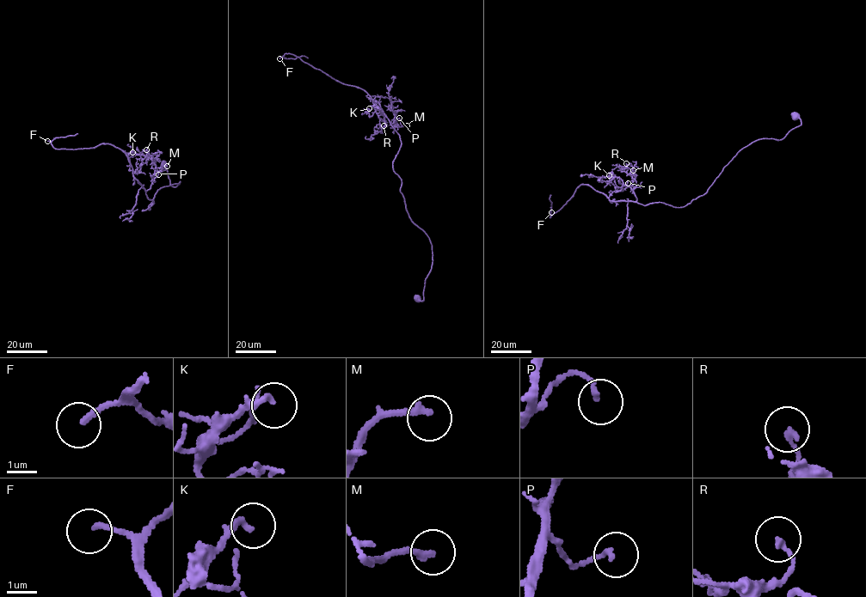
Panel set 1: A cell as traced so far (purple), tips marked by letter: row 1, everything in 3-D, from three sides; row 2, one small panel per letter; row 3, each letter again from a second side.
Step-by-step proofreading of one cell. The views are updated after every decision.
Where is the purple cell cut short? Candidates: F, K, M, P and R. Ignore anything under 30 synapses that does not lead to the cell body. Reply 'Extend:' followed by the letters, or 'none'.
Extend: F, M

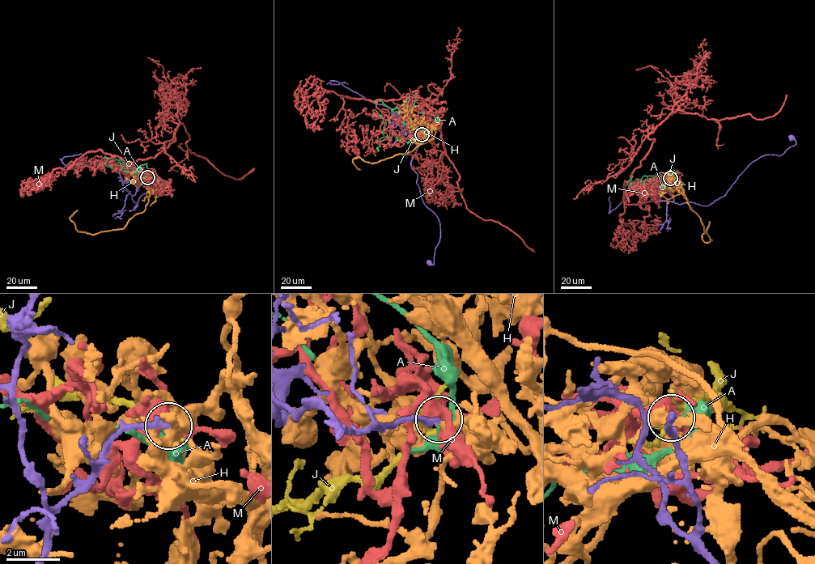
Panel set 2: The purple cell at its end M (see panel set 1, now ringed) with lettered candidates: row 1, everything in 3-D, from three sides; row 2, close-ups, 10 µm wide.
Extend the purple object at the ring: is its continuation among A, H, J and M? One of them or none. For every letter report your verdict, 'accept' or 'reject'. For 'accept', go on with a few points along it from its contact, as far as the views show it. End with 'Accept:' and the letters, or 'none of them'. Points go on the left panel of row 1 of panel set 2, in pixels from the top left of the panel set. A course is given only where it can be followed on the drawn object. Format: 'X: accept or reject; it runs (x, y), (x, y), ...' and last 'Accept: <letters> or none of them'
A: reject
H: reject
J: reject
M: reject
Accept: none of them

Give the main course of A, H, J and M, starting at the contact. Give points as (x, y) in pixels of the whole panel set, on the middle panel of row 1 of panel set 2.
A: (421, 134), (422, 131), (405, 114), (396, 108), (392, 109), (407, 99), (413, 110), (439, 120)
H: (420, 134), (418, 126), (426, 135), (426, 142), (407, 154), (377, 163), (354, 159), (352, 162), (360, 170)
J: (421, 134), (410, 140), (396, 139)
M: (422, 134), (414, 126), (423, 112), (403, 97), (441, 122), (466, 206), (534, 252)

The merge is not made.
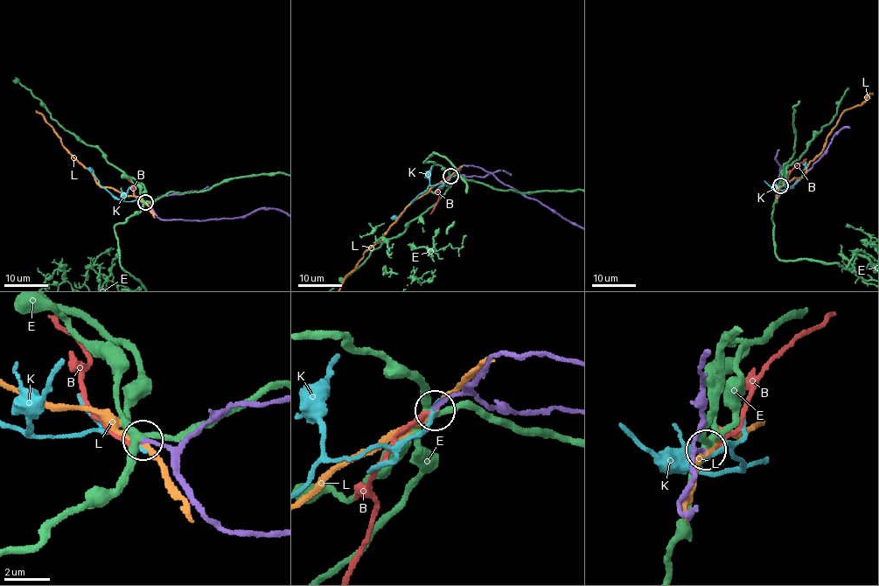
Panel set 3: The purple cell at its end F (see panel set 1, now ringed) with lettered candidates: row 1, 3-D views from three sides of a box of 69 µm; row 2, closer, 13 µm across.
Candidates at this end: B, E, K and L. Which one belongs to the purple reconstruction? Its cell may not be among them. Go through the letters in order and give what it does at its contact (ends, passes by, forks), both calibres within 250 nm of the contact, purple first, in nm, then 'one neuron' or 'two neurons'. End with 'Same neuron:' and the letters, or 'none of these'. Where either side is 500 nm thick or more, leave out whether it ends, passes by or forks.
B: it ends there; 170 nm thick on the purple side, 180 nm on the other; two neurons
E: it forks there; 180 nm thick on the purple side, 300 nm on the other; two neurons
K: it ends there; 170 nm thick on the purple side, 220 nm on the other; two neurons
L: it passes by; 190 nm thick on the purple side, 200 nm on the other; two neurons
Same neuron: none of these

